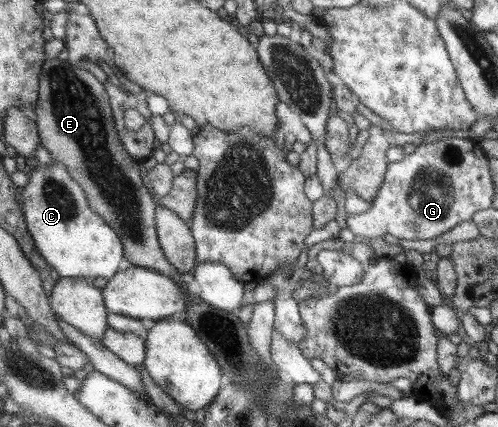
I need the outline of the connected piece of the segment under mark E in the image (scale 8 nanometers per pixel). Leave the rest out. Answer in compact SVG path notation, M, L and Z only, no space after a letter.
M50 57L42 69L40 97L37 110L32 114L41 145L49 152L52 161L64 165L70 177L81 184L85 195L90 196L89 205L94 205L94 213L102 213L102 217L106 217L106 221L122 233L129 265L154 269L185 287L180 282L180 271L170 264L158 245L156 205L148 189L142 185L139 163L128 155L120 139L121 134L114 131L108 95L102 85L89 70L78 69L58 57Z

